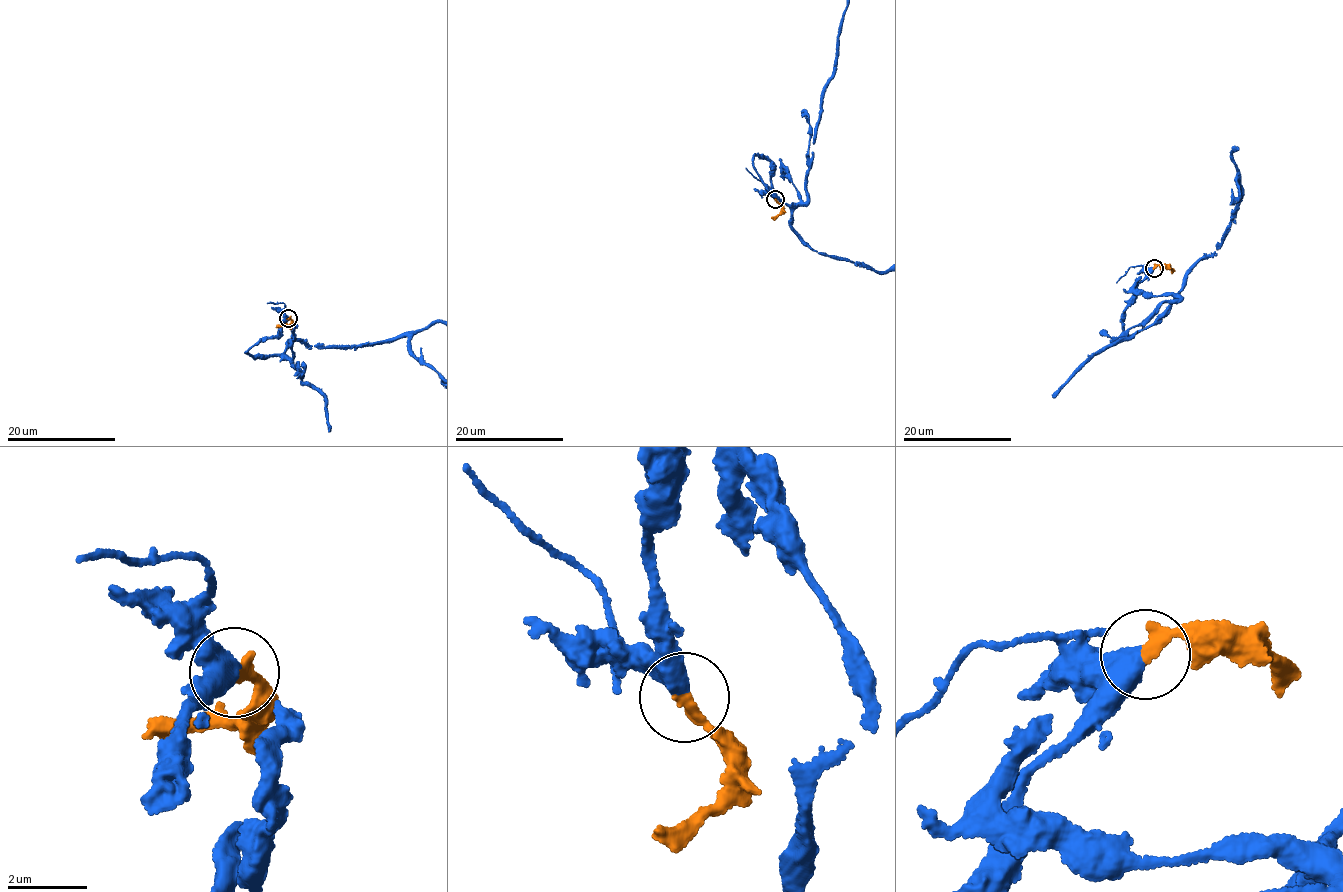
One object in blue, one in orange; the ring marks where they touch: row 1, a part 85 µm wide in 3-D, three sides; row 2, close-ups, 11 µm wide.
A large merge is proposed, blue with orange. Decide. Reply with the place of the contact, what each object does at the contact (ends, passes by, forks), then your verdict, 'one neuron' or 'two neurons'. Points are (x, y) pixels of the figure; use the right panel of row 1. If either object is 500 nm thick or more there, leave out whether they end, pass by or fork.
at (1154, 268); one neuron

